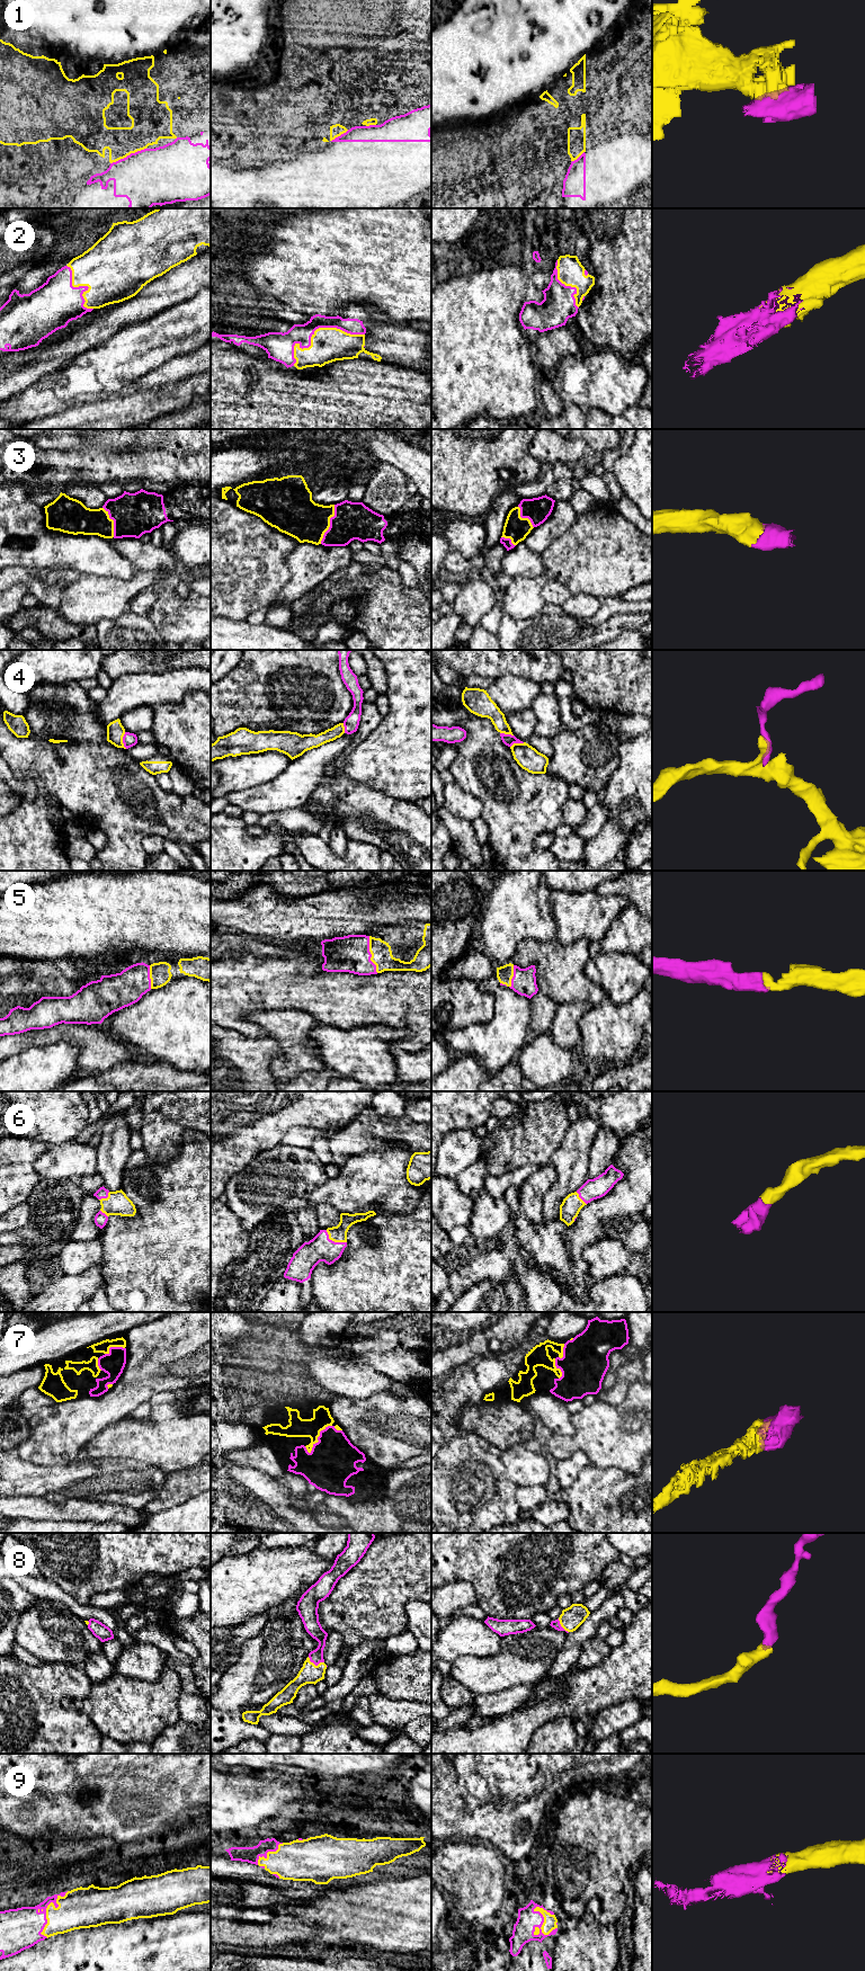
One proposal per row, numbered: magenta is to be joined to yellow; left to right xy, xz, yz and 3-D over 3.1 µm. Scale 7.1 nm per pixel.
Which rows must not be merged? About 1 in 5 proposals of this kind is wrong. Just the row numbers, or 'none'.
1, 4

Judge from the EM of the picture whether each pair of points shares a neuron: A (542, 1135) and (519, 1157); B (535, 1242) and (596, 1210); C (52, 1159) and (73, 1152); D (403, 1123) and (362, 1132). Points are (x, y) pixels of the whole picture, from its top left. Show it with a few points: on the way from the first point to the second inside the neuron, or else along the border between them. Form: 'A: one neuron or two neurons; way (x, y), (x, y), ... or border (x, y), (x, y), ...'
A: one neuron; way (536, 1141), (525, 1151)
B: two neurons; border (567, 1225), (563, 1240), (569, 1251)
C: one neuron; way (58, 1159), (68, 1158)
D: one neuron; way (393, 1131), (372, 1132)

